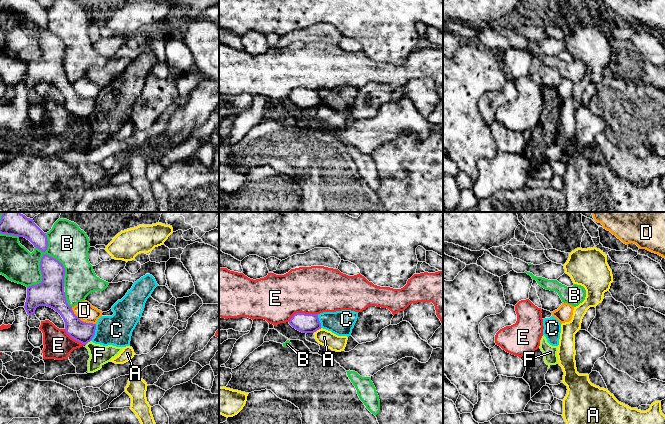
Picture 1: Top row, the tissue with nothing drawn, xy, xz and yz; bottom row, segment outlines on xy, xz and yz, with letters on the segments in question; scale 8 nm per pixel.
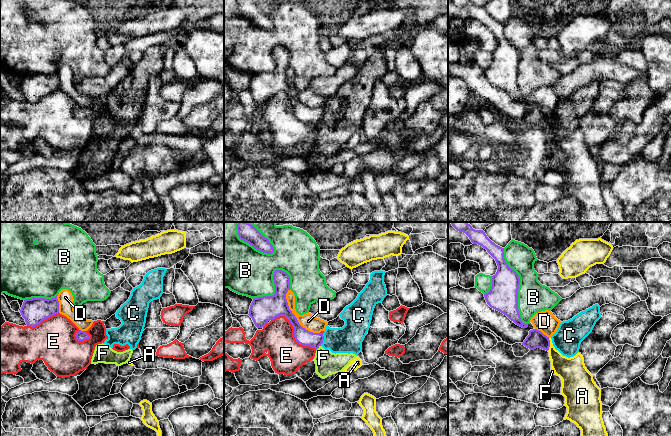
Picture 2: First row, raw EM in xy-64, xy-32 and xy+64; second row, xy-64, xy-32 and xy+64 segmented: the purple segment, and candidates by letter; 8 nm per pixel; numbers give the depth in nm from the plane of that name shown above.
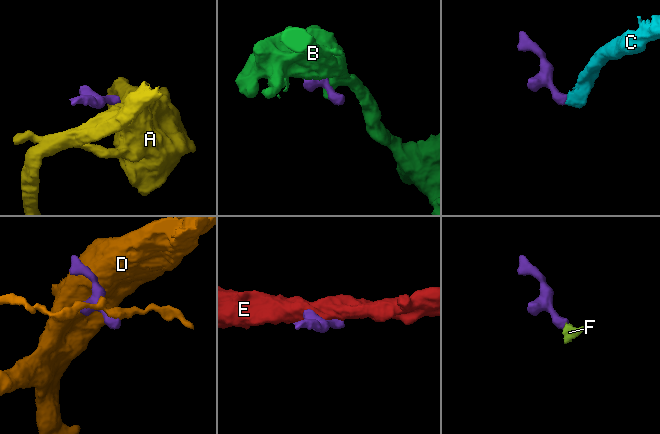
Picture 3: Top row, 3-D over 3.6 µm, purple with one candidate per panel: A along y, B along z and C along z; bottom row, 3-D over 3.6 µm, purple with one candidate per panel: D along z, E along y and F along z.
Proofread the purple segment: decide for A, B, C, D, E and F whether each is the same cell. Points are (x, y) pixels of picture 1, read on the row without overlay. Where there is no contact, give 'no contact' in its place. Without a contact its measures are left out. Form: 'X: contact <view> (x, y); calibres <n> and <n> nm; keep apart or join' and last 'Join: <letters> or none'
A: contact xz (317, 105); calibres 160 and 130 nm; keep apart
B: contact xy (40, 40); calibres 220 and 280 nm; keep apart
C: contact xy (94, 108); calibres 170 and 240 nm; keep apart
D: contact xy (82, 97); calibres 170 and 150 nm; keep apart
E: contact xz (302, 89); calibres 160 and 380 nm; keep apart
F: contact xy (87, 118); calibres 170 and 160 nm; keep apart
Join: none

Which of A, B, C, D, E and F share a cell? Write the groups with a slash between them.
A / B / C F / D / E

